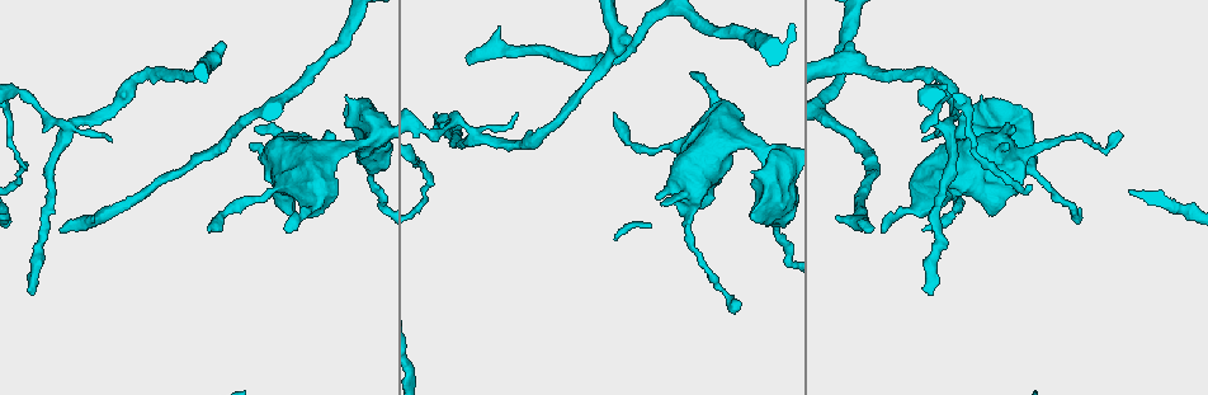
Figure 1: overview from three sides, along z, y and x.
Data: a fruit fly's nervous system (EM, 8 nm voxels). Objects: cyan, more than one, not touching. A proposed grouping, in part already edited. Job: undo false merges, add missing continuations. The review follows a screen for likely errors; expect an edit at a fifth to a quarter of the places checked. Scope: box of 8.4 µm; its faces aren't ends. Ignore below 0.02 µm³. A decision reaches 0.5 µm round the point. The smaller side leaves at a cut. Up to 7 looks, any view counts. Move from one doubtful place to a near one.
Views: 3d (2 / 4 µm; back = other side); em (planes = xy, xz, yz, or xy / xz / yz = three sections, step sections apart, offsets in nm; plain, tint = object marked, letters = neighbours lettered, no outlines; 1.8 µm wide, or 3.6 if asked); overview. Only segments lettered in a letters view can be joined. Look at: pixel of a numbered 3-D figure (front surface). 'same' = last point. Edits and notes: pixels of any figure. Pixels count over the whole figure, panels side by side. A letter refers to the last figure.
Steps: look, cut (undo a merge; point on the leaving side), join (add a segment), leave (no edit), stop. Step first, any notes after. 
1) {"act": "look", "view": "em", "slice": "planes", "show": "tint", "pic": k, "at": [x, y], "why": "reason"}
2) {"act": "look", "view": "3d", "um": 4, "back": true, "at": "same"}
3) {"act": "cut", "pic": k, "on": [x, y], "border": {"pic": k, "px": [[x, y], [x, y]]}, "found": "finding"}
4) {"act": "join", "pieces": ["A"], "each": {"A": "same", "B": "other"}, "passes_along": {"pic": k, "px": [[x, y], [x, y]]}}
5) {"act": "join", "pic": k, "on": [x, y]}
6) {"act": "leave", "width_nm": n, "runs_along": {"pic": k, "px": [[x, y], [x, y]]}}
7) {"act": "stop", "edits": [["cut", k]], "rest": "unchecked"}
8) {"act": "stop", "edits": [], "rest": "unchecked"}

{"act": "look", "view": "em", "slice": "planes", "show": "letters", "pic": 1, "at": [66, 229], "why": "end of a long branch"}

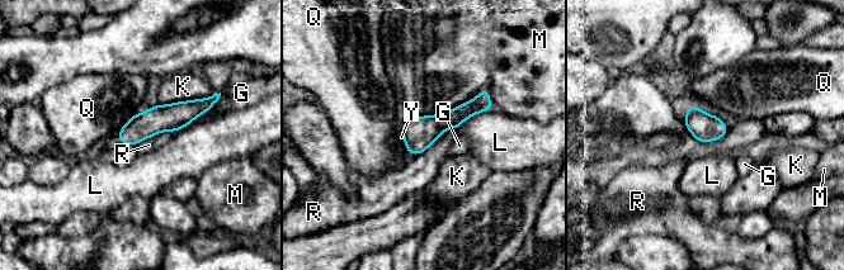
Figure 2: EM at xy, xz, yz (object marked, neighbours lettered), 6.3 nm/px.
{"act": "join", "pieces": ["Y"], "width_nm": 170, "each": {"G": "other", "K": "other", "L": "other", "M": "other", "Q": "other", "R": "other", "Y": "same"}, "passes_along": {"pic": 2, "px": [[154, 121], [119, 138], [113, 142]]}, "found": "it goes on there"}

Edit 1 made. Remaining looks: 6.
{"act": "look", "view": "3d", "um": 2, "pic": 1, "at": [947, 129], "why": "arms part here"}

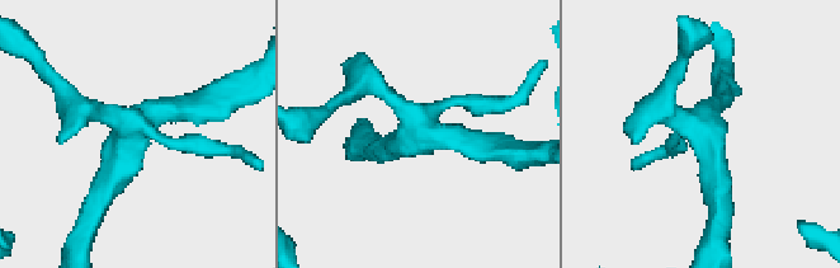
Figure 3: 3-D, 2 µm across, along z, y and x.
{"act": "look", "view": "em", "slice": "planes", "show": "tint", "pic": 3, "at": [137, 128], "why": "now the EM"}

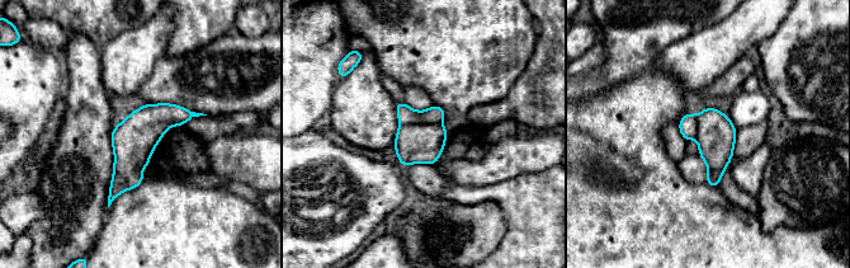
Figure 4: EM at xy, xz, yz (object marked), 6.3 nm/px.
{"act": "look", "view": "em", "slice": "planes", "show": "letters", "at": "same", "why": "what lies round it"}

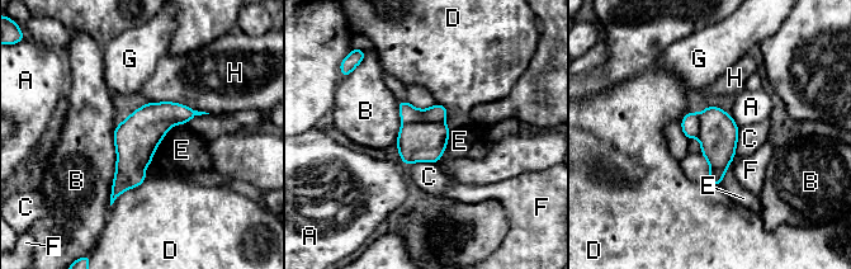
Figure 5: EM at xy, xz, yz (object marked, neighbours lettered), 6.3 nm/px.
{"act": "cut", "pic": 5, "on": [417, 142], "each": {"A": "other", "B": "other", "C": "other", "D": "other", "E": "other", "F": "other", "G": "other", "H": "other"}, "found": "a second neuron is stuck on"}

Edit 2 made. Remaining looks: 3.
{"act": "stop", "edits": [["join", 2], ["cut", 5]], "rest": "unchecked"}

